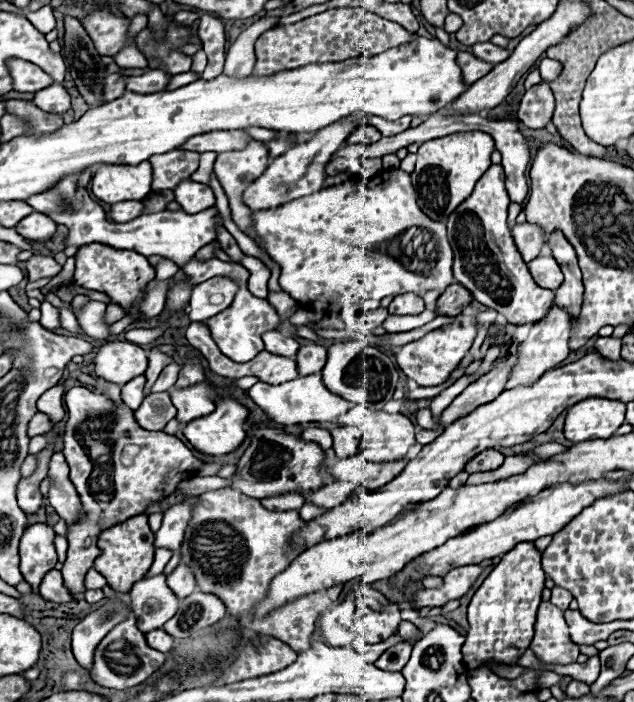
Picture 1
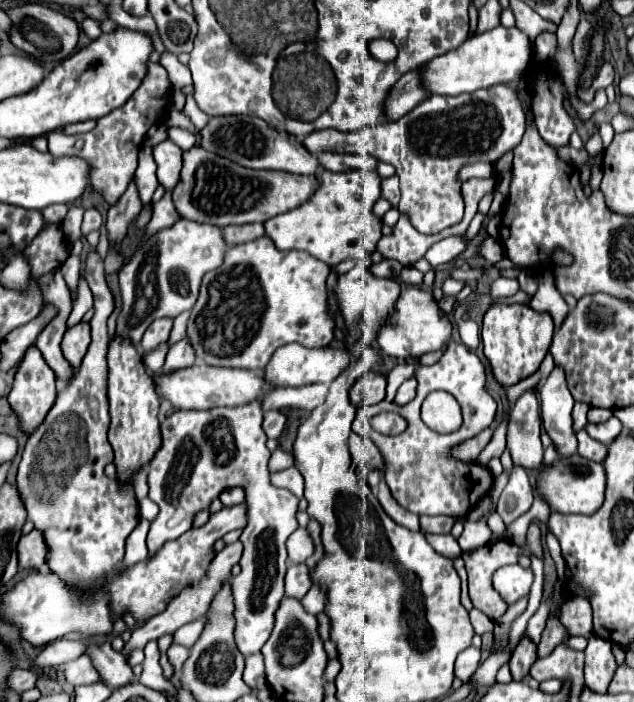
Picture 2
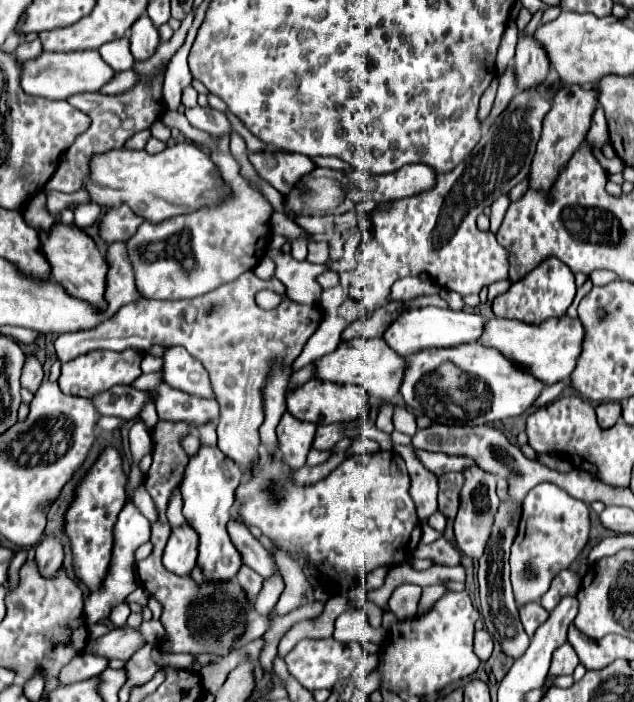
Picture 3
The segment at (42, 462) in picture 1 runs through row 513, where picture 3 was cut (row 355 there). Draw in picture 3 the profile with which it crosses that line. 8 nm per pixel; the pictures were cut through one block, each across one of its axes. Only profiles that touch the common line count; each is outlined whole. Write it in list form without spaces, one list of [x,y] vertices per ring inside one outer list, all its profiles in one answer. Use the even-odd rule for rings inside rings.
[[[26,354],[26,364],[22,370],[22,386],[36,392],[42,382],[42,376],[44,376],[44,372],[42,372],[40,360],[34,354]]]

